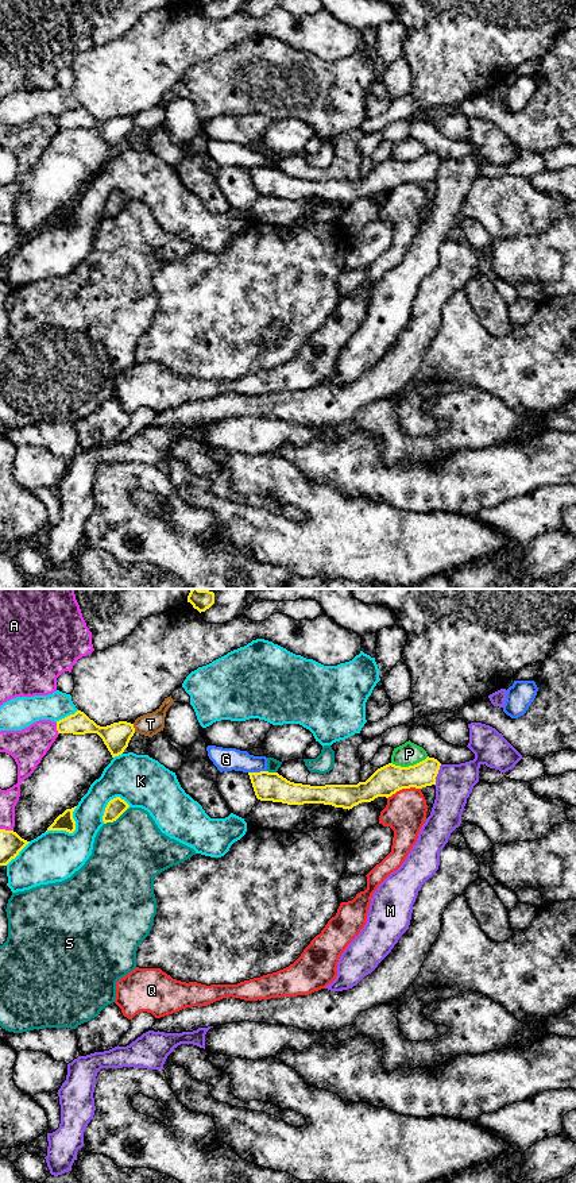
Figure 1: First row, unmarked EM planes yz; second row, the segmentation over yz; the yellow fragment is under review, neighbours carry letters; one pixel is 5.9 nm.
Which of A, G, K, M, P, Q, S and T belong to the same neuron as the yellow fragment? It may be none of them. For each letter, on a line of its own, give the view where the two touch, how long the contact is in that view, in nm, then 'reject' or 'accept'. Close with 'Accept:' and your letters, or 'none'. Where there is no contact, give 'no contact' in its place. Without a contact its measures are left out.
A: yz | 70 nm | reject
G: yz | 110 nm | reject
K: yz | 240 nm | reject
M: yz | 130 nm | reject
P: yz | 220 nm | reject
Q: yz | 220 nm | reject
S: yz | 190 nm | reject
T: yz | 50 nm | reject
Accept: none

